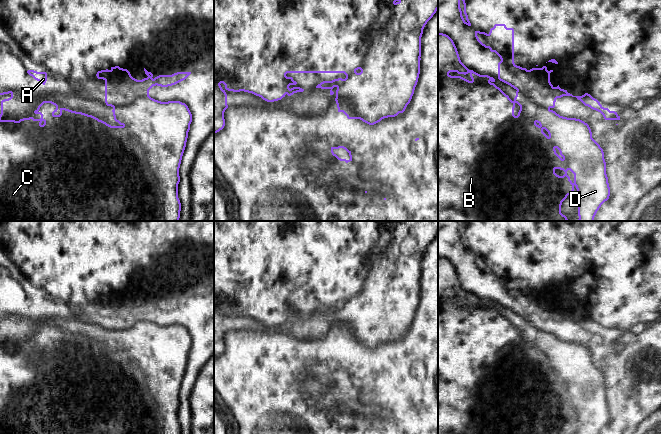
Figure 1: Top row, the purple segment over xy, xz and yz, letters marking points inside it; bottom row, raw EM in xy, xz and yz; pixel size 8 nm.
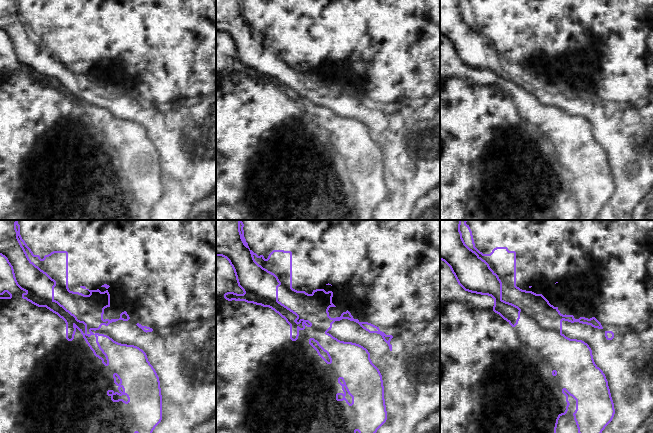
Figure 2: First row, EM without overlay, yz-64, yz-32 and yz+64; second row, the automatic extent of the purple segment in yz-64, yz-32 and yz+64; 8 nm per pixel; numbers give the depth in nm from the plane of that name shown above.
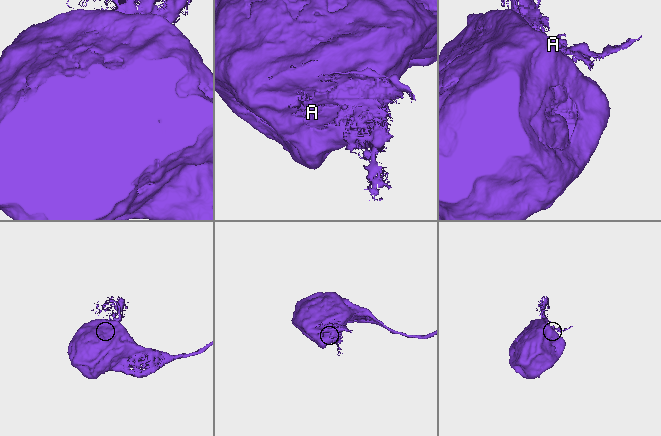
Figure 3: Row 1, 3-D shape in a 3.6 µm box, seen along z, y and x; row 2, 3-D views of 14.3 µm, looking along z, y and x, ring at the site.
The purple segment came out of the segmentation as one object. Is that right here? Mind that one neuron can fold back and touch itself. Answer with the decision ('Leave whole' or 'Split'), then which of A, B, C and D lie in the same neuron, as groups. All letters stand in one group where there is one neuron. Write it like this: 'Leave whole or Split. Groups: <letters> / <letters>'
Split. Groups: A / B C D

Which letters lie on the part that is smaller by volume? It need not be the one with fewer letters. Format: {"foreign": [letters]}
{"foreign": ["A"]}

